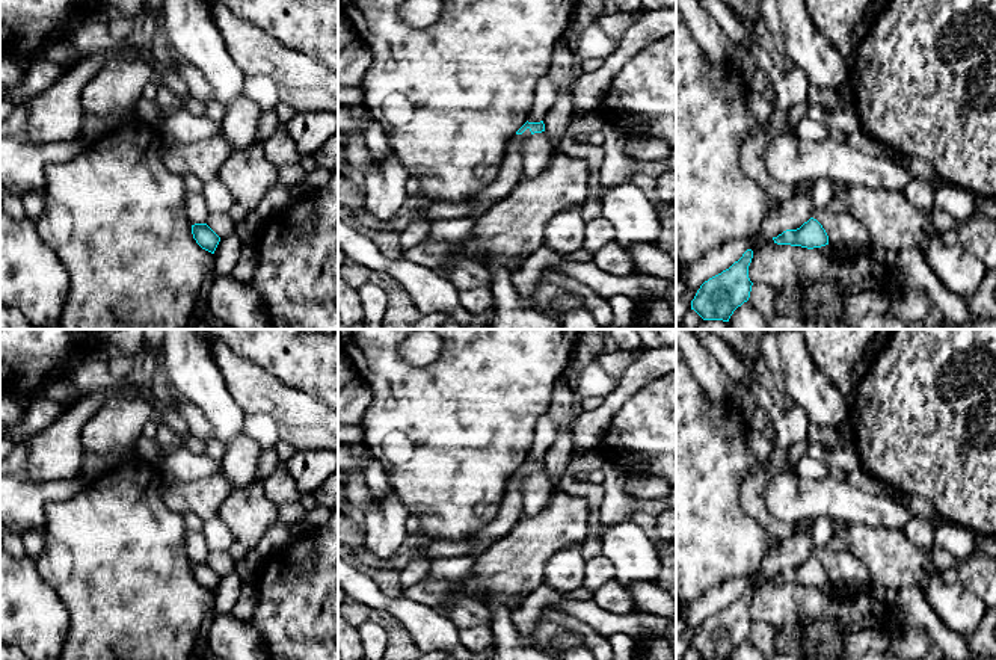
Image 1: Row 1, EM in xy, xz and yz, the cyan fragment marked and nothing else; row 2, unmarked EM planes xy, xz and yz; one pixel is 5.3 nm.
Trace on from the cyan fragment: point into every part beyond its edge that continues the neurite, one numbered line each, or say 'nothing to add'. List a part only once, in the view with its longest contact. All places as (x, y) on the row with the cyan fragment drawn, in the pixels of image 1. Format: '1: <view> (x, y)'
1: xz (512, 171)

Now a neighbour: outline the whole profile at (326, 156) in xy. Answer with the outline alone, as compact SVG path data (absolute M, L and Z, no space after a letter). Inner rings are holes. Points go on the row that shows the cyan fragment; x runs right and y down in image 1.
M338 131L314 153L317 165L327 172L338 169Z

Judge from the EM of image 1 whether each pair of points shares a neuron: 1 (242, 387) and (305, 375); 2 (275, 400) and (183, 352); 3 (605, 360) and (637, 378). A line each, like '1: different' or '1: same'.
1: different
2: different
3: different

